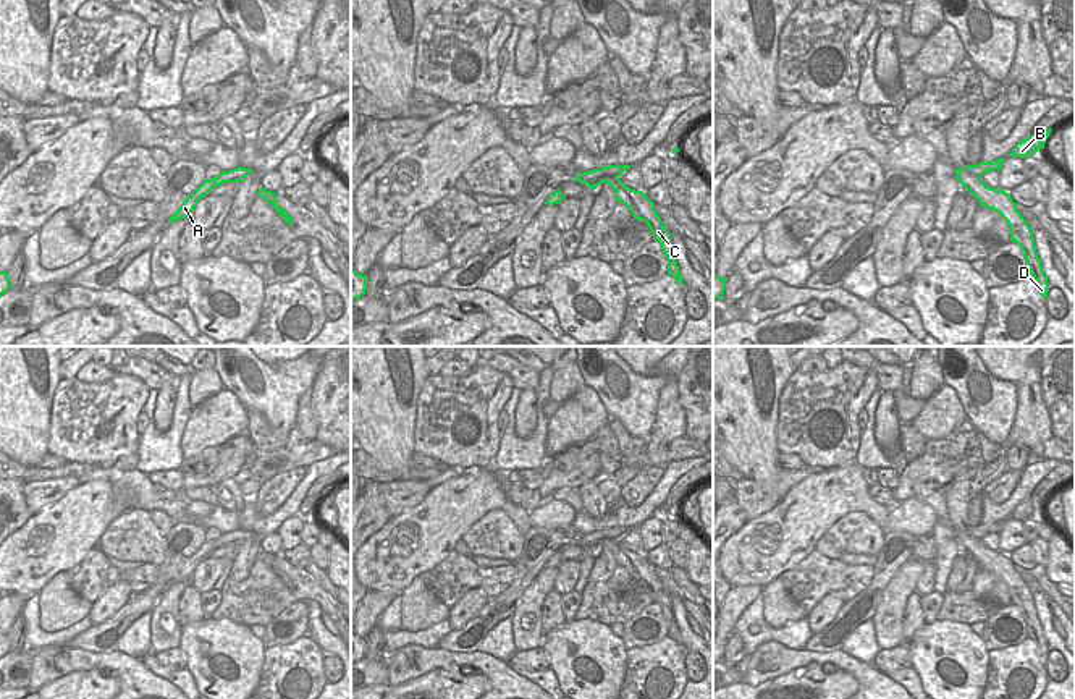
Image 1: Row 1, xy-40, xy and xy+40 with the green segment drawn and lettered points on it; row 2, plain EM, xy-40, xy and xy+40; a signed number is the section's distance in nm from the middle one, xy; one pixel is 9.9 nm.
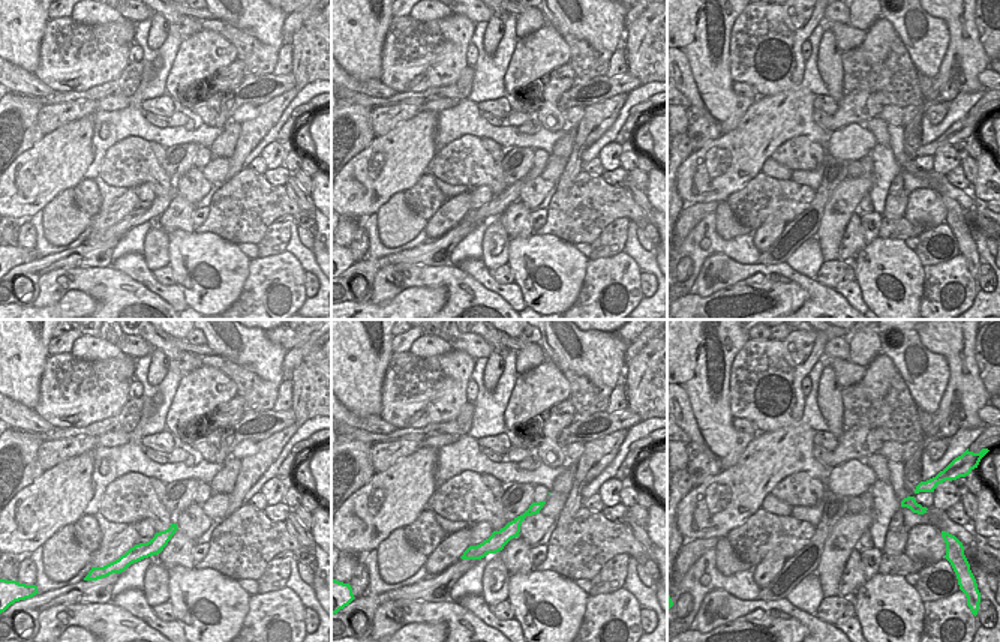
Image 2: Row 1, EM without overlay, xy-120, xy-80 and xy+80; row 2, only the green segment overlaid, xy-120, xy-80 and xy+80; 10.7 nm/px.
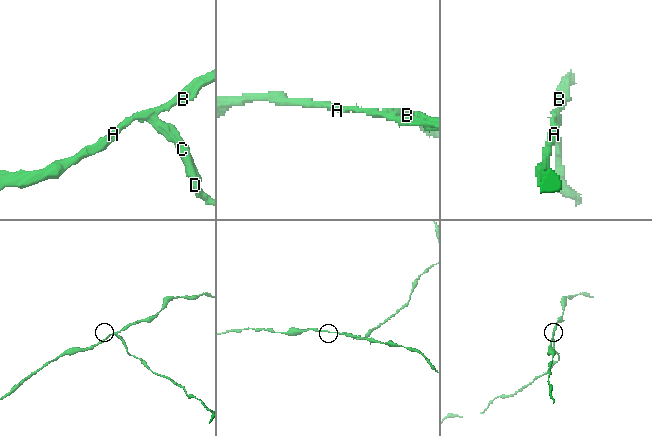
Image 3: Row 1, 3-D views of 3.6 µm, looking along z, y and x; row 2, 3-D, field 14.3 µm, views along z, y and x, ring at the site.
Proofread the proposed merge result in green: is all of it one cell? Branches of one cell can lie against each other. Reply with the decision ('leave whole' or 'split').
split

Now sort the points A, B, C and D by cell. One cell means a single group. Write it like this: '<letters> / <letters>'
A B / C D

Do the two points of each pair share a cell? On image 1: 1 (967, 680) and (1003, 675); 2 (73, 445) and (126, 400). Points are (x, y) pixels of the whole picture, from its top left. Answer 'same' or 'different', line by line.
1: different
2: same

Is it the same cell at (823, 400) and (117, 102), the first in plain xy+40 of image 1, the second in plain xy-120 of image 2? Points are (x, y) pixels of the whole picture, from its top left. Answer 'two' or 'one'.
two

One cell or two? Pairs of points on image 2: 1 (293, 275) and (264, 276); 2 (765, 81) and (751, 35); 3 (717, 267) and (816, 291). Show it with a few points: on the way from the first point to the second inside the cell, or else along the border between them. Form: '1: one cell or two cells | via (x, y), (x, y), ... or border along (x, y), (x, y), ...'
1: one cell | via (285, 276), (272, 276)
2: one cell | via (754, 69), (753, 47)
3: one cell | via (741, 270), (783, 269), (792, 275)

